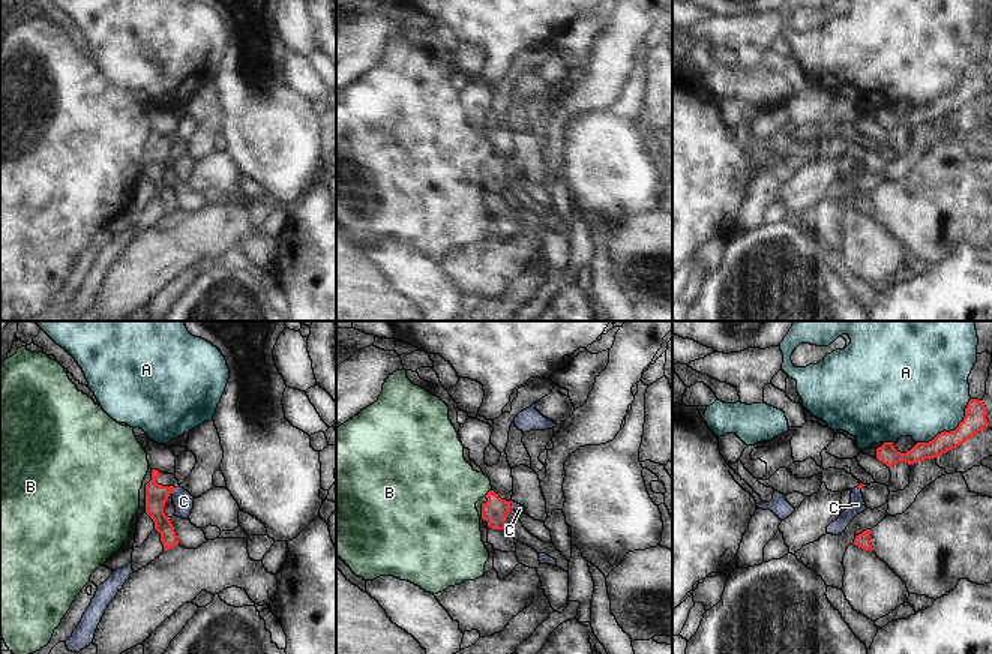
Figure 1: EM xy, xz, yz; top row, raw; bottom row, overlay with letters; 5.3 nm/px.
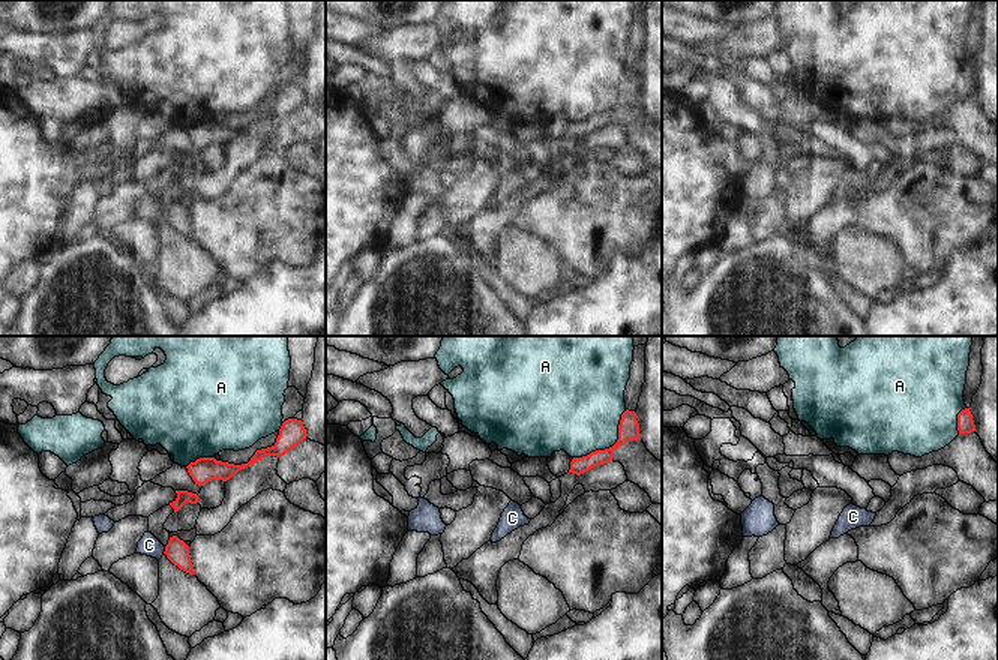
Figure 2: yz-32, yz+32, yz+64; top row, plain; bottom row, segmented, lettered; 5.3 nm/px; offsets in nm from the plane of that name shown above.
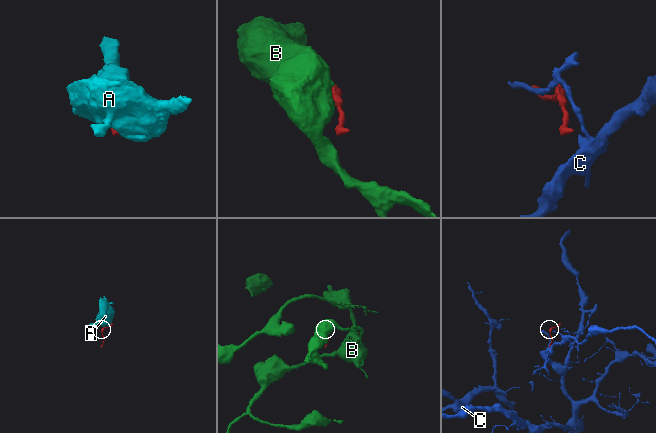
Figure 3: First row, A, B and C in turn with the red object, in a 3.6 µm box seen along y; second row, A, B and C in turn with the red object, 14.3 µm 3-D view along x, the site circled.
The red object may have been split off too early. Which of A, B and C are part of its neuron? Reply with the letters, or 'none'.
none

